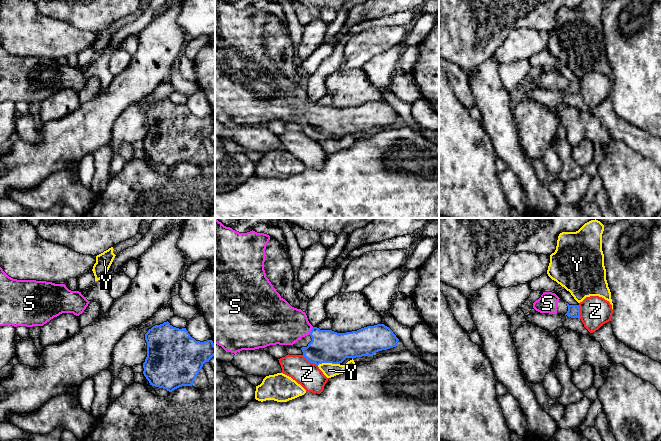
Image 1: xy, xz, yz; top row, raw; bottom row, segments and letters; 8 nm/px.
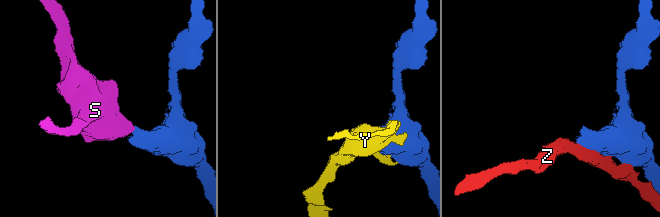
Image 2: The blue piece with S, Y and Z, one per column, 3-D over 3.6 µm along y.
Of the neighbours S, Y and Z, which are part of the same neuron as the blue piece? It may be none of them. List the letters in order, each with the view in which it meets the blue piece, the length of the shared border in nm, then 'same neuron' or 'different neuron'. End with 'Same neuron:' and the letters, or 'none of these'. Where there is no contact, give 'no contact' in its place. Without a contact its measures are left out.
S: meets blue in xz; contact 80 nm long; same neuron
Y: meets blue in xz; contact 180 nm long; different neuron
Z: meets blue in xz; contact 150 nm long; different neuron
Same neuron: S

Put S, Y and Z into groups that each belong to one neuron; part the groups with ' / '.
S / Y / Z

